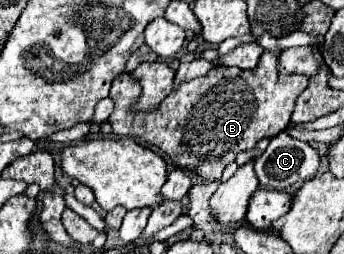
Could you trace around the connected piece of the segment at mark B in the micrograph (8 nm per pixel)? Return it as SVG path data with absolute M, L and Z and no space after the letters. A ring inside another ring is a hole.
M264 51L260 63L248 71L224 65L212 67L204 77L182 83L154 111L134 111L142 89L136 79L120 73L110 89L110 97L116 105L108 119L112 133L120 137L140 137L162 149L178 169L188 171L196 167L202 179L218 181L226 165L230 165L240 151L254 149L262 137L274 137L290 125L296 99L306 89L308 77L280 77L276 67L278 53L280 51Z

